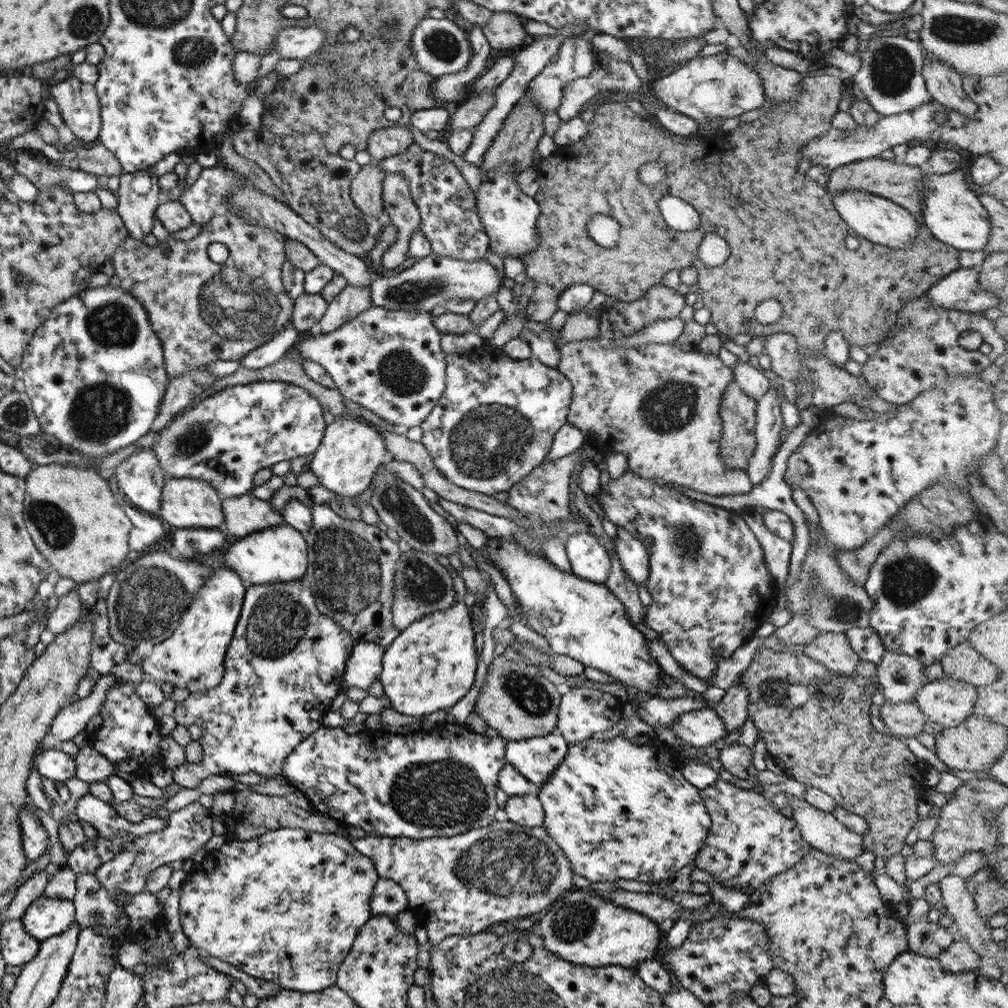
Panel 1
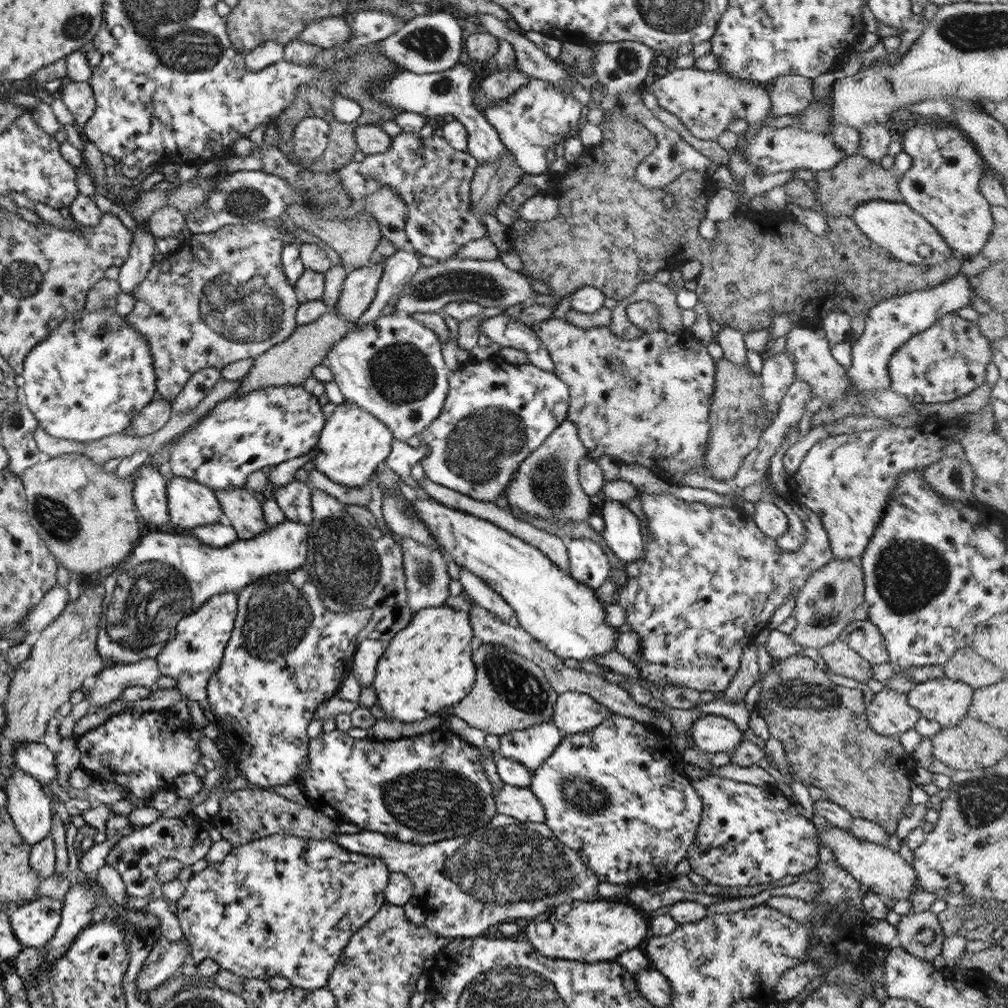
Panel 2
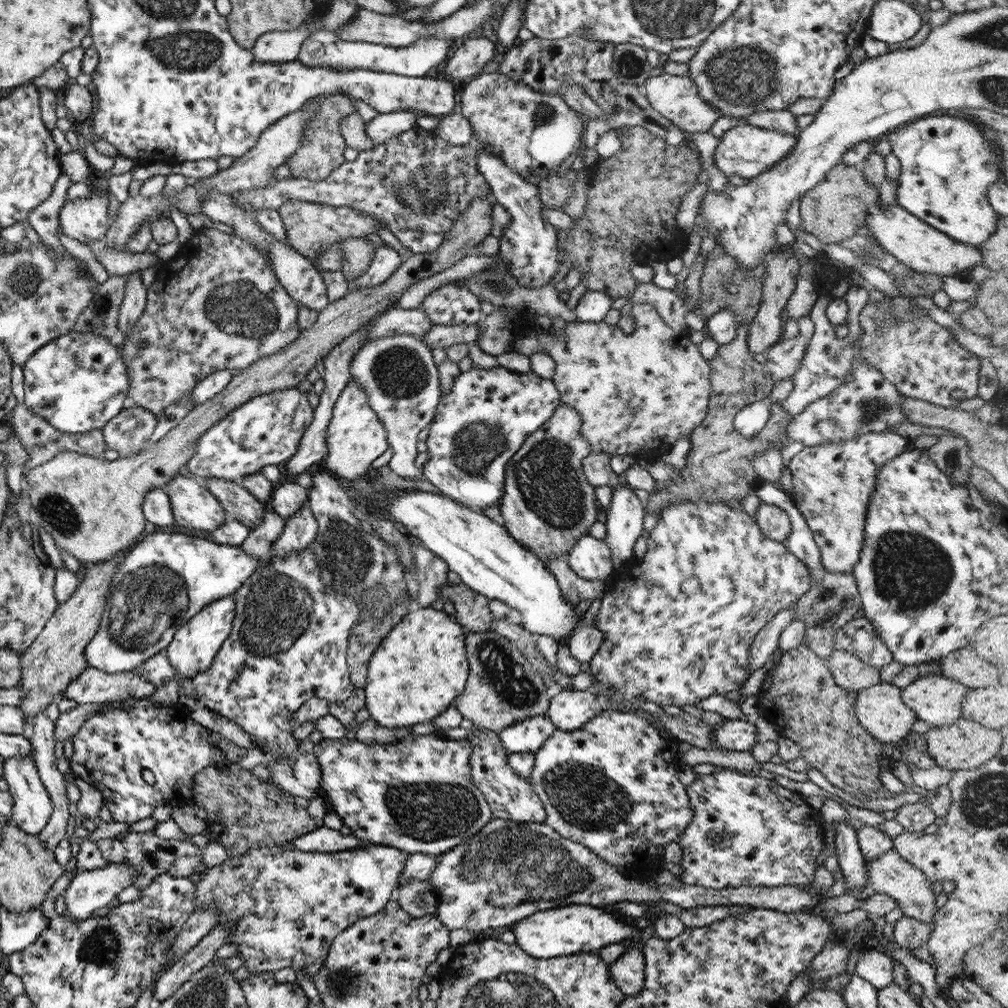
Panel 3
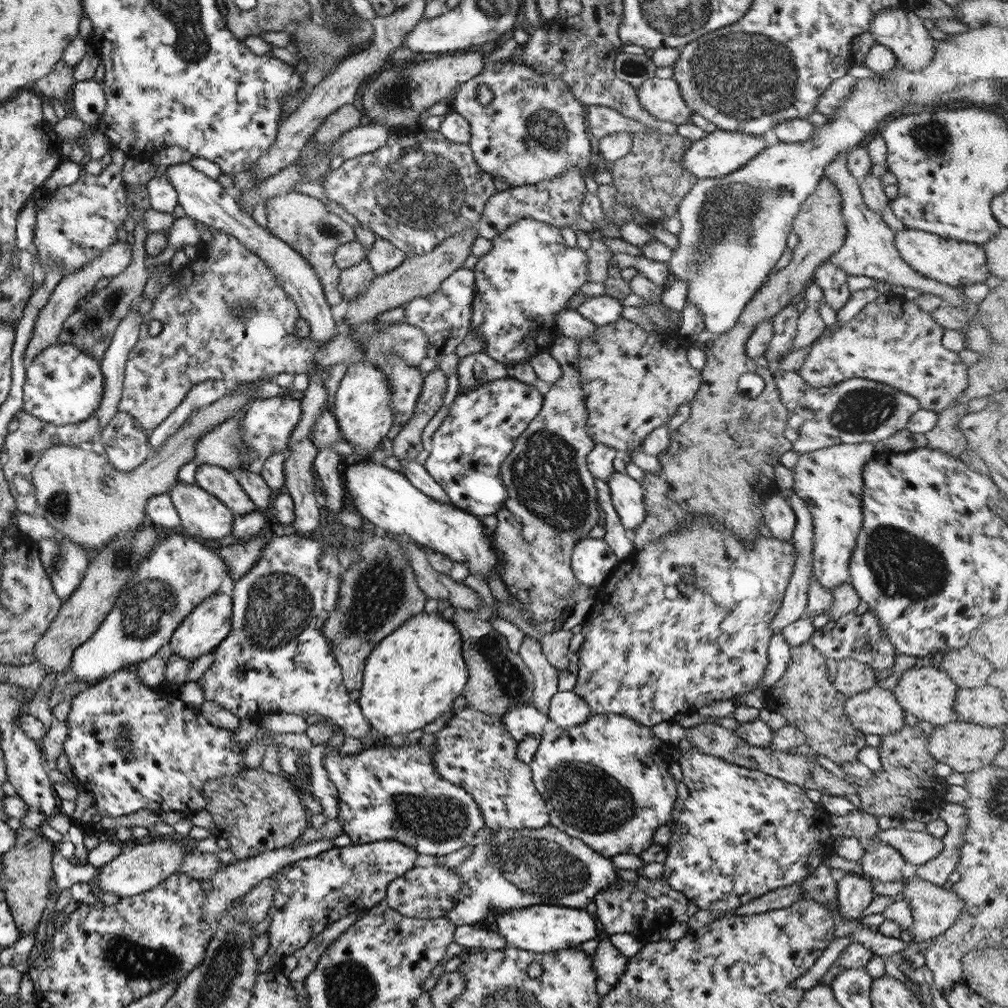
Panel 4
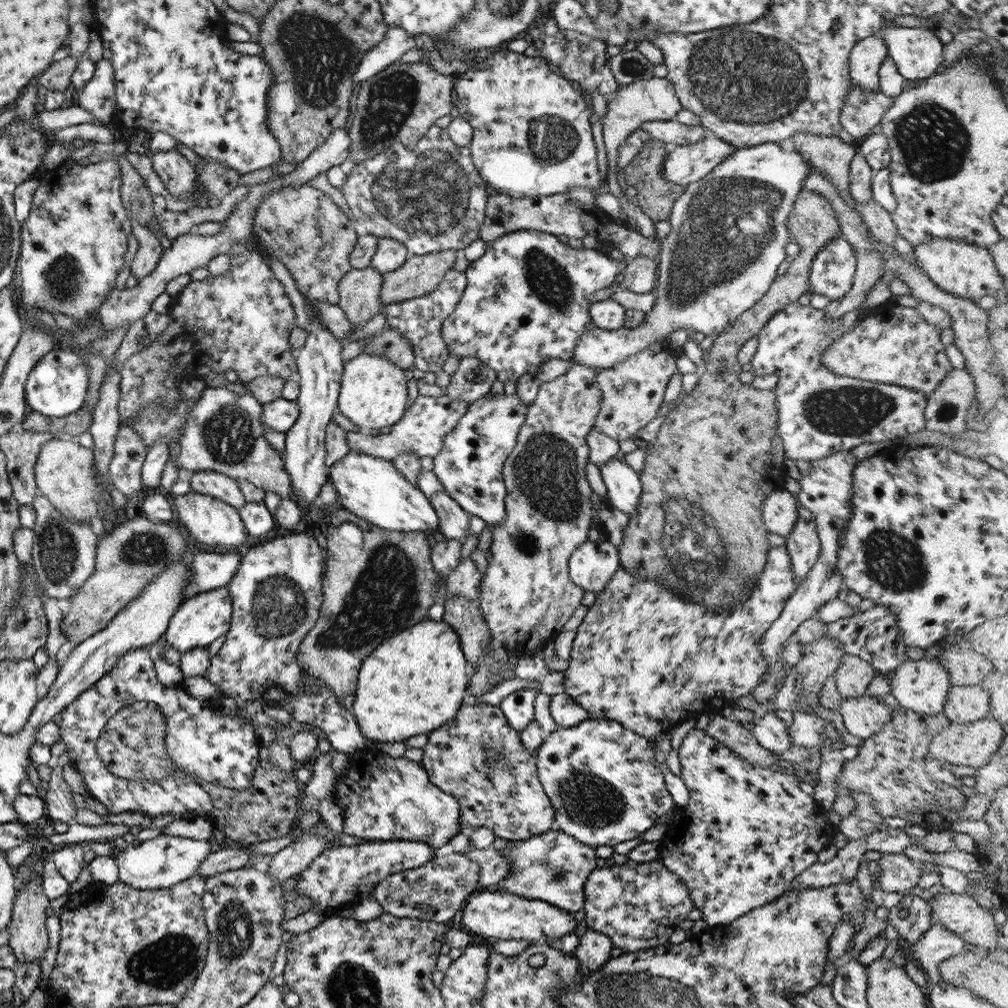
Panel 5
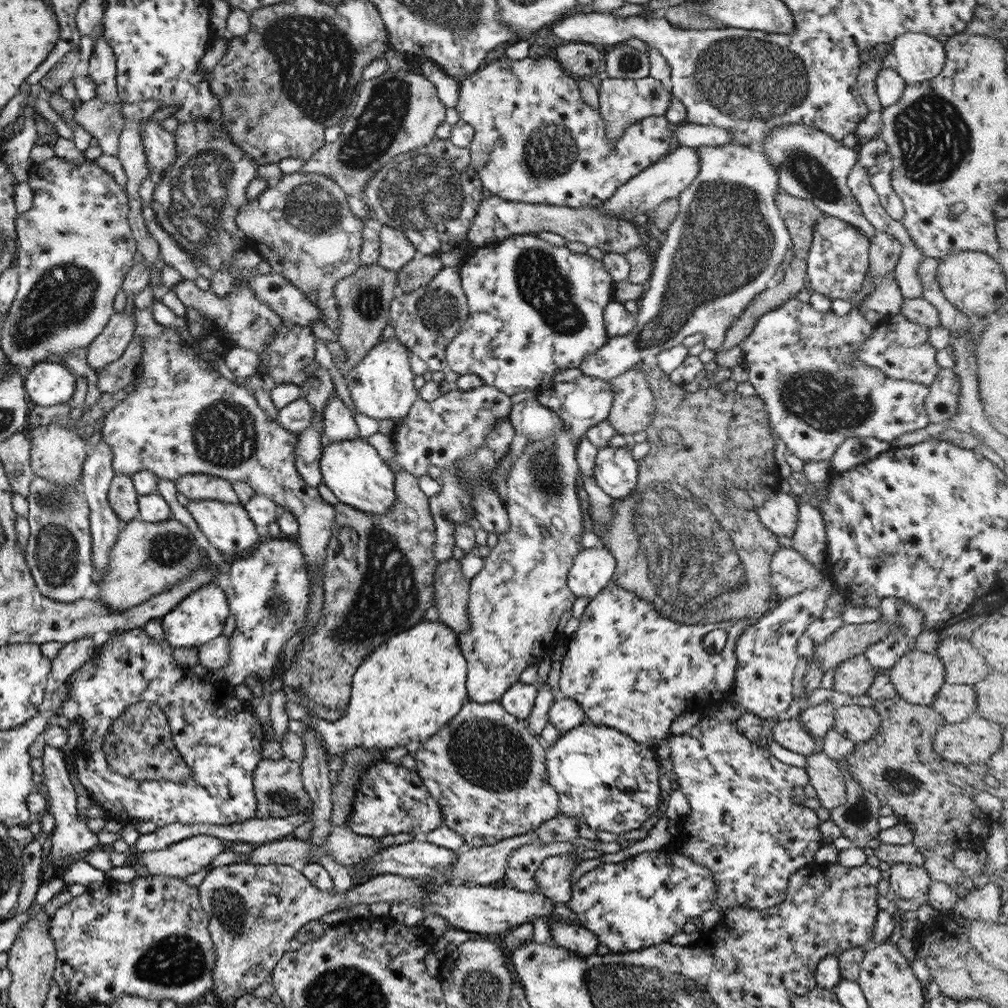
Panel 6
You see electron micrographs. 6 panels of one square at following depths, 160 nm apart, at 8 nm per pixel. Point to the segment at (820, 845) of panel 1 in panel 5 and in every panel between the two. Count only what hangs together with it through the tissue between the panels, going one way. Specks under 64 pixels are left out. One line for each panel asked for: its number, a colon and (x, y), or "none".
2: (882, 871)
3: (889, 874)
4: (934, 909)
5: (961, 914)

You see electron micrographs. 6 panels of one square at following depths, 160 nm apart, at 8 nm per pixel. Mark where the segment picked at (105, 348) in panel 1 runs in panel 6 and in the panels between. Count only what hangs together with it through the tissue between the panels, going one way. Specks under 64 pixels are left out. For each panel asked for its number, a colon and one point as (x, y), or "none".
2: (91, 373)
3: (76, 382)
4: (62, 385)
5: (55, 386)
6: (47, 383)

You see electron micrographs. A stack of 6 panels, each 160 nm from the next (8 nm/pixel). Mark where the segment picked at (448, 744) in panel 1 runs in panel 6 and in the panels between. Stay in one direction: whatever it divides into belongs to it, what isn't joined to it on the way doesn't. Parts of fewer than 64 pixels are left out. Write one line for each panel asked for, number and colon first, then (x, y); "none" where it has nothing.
2: (429, 787)
3: (416, 794)
4: (383, 793)
5: (383, 799)
6: (392, 799)

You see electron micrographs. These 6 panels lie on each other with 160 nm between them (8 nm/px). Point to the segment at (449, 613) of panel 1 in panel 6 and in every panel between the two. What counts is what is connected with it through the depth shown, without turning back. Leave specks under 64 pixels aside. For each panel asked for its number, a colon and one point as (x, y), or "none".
2: (427, 666)
3: (420, 666)
4: (411, 677)
5: (413, 683)
6: (414, 683)

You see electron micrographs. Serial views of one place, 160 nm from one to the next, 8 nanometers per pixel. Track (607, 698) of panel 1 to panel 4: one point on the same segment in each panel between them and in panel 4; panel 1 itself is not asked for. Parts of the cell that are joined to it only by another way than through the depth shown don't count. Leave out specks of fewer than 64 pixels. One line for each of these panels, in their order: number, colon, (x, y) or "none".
2: (573, 713)
3: (568, 710)
4: (565, 710)

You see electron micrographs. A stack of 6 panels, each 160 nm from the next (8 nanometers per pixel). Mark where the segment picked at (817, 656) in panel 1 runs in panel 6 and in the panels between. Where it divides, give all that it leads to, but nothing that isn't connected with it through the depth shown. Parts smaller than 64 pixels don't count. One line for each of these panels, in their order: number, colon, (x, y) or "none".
2: (842, 661)
3: (847, 671)
4: (852, 677)
5: (853, 675)
6: (852, 677)

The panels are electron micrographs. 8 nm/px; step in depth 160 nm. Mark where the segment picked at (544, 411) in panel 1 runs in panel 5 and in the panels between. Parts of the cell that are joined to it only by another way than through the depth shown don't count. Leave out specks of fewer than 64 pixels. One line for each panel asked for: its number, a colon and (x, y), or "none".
2: (494, 415)
3: (480, 423)
4: (478, 432)
5: (469, 463)

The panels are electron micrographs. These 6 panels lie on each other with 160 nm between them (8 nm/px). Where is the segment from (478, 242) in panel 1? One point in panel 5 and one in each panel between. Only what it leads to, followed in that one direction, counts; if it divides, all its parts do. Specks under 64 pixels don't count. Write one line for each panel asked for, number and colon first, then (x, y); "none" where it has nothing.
2: (432, 180)
3: (416, 184)
4: (419, 188)
5: (430, 198)

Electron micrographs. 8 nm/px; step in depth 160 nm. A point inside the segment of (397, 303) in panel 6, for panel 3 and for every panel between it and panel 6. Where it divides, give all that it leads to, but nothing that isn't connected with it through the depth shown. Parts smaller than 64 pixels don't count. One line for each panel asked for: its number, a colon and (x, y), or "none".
3: (449, 305)
4: (443, 316)
5: (419, 320)

